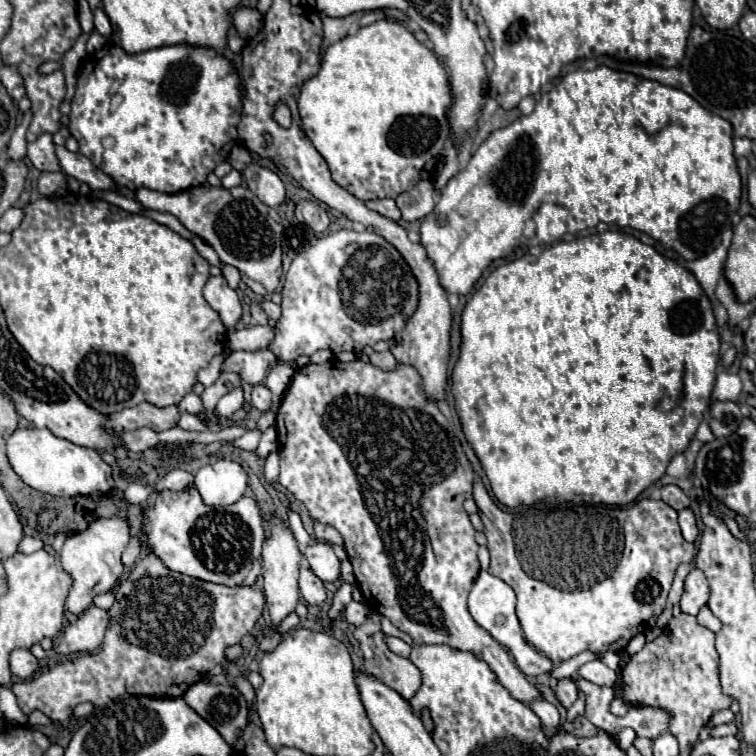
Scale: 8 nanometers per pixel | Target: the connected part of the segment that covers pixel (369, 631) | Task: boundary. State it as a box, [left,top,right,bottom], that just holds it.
[353,613,421,699]

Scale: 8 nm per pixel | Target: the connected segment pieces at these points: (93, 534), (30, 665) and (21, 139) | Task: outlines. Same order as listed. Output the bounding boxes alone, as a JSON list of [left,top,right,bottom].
[[61,517,129,615],[9,649,37,679],[7,111,32,159]]

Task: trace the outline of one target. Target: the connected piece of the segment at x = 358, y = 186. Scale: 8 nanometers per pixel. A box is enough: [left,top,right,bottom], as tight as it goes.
[299,21,451,201]

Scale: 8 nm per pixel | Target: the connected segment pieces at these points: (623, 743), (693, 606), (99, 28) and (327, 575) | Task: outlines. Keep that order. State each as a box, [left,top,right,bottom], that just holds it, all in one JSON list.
[[615,729,637,751],[681,569,709,615],[95,7,113,39],[305,543,341,583]]

